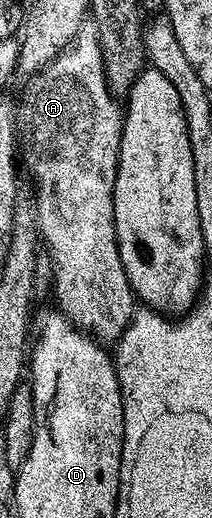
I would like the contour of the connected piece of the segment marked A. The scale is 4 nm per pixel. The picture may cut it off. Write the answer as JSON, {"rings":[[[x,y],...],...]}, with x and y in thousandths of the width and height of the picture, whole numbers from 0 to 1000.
{"rings":[[[392,56],[373,60],[325,91],[302,93],[255,114],[165,137],[179,139],[127,156],[123,170],[104,176],[104,201],[90,197],[75,207],[75,253],[94,263],[99,313],[104,307],[123,313],[123,322],[142,328],[146,342],[160,344],[160,361],[179,367],[160,376],[165,402],[156,400],[170,409],[170,446],[193,467],[203,461],[222,481],[236,483],[236,515],[255,521],[255,569],[274,575],[264,593],[368,637],[401,639],[410,647],[467,658],[505,658],[500,654],[538,658],[590,639],[594,625],[613,622],[613,610],[642,598],[642,571],[618,562],[613,544],[585,527],[585,512],[566,504],[557,467],[538,448],[538,349],[557,332],[557,288],[575,270],[585,214],[561,201],[557,207],[538,201],[547,197],[542,185],[500,164],[500,135],[491,133],[458,58]]]}

